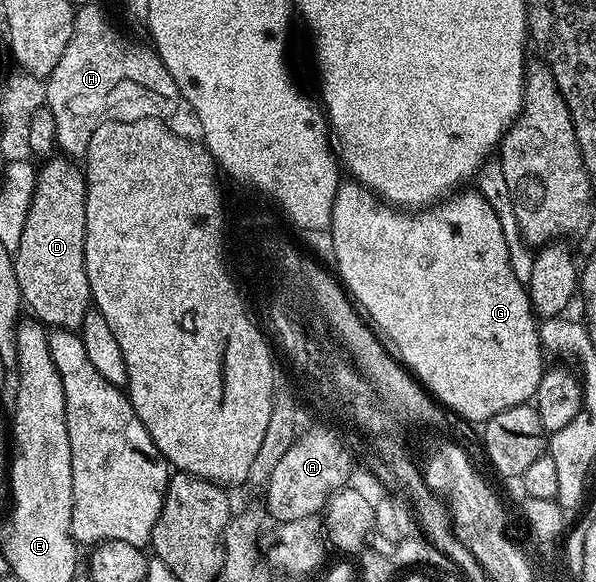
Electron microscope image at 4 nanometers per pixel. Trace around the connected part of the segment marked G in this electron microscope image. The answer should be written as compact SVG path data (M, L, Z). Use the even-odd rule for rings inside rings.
M346 181L339 186L336 193L328 236L330 235L331 241L334 242L334 259L338 262L338 269L336 268L338 279L344 284L354 303L366 315L370 314L370 317L368 316L369 322L390 343L394 342L394 345L392 344L393 350L400 356L401 362L413 372L418 382L428 389L430 395L443 408L451 407L456 414L463 415L464 418L482 425L493 415L499 415L502 411L518 407L521 403L530 403L533 400L542 380L544 348L542 339L538 336L540 323L530 305L530 292L527 284L521 283L516 277L516 273L512 273L508 245L504 241L504 229L500 229L500 219L496 217L492 205L488 205L486 198L478 194L477 190L470 189L467 195L462 194L457 194L423 213L411 214L414 216L409 219L406 216L409 214L401 213L393 206L379 201L373 194L366 191L361 183Z

